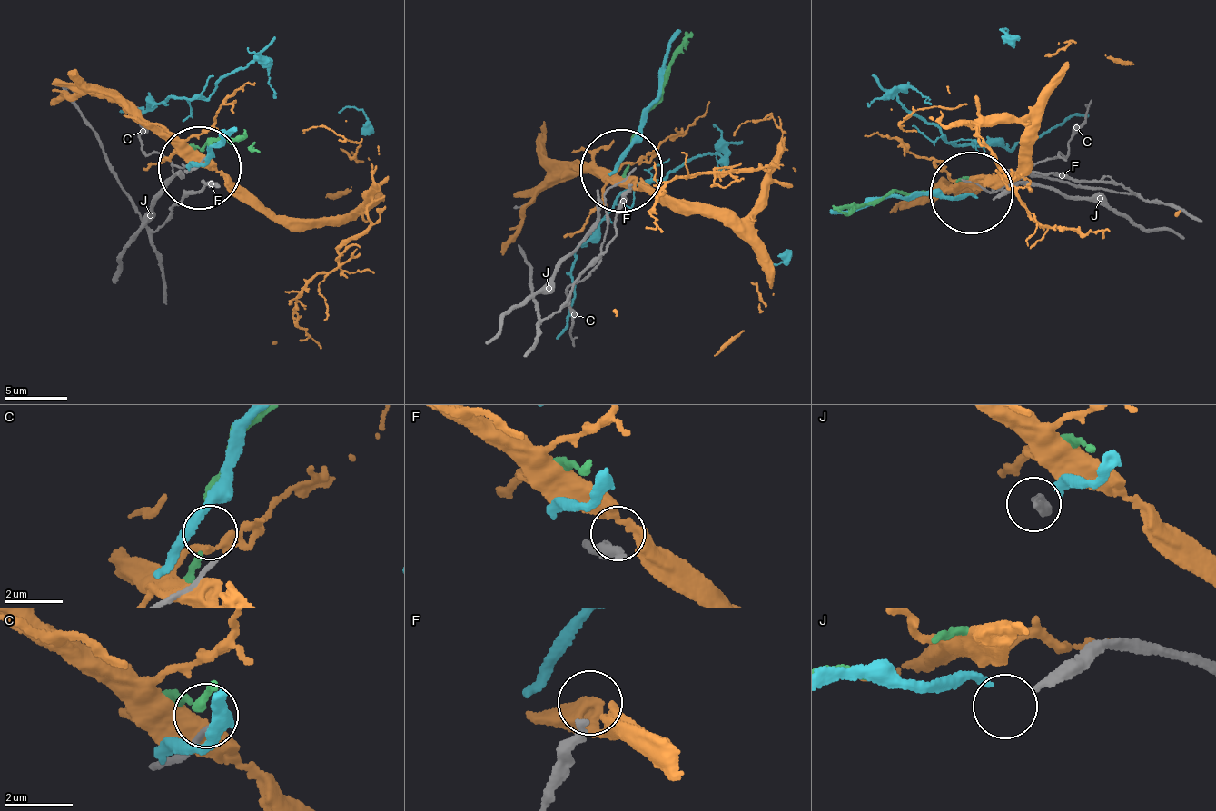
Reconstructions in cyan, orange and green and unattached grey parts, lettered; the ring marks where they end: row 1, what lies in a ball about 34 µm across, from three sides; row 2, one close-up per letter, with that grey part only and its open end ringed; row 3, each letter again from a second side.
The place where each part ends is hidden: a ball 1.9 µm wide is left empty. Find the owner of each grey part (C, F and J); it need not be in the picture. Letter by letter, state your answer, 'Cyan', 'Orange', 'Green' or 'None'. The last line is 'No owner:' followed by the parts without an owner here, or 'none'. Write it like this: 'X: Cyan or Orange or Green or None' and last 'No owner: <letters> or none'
C: None
F: None
J: Cyan
No owner: C, F

